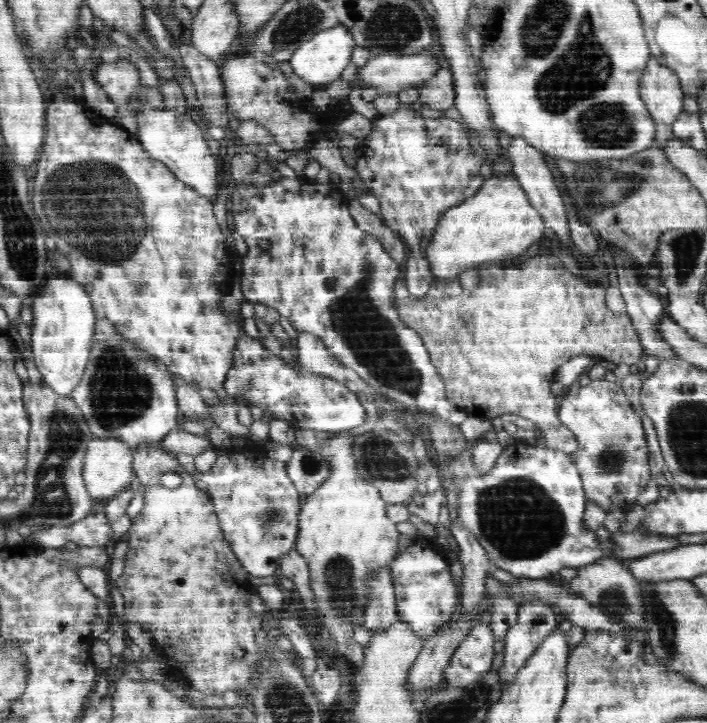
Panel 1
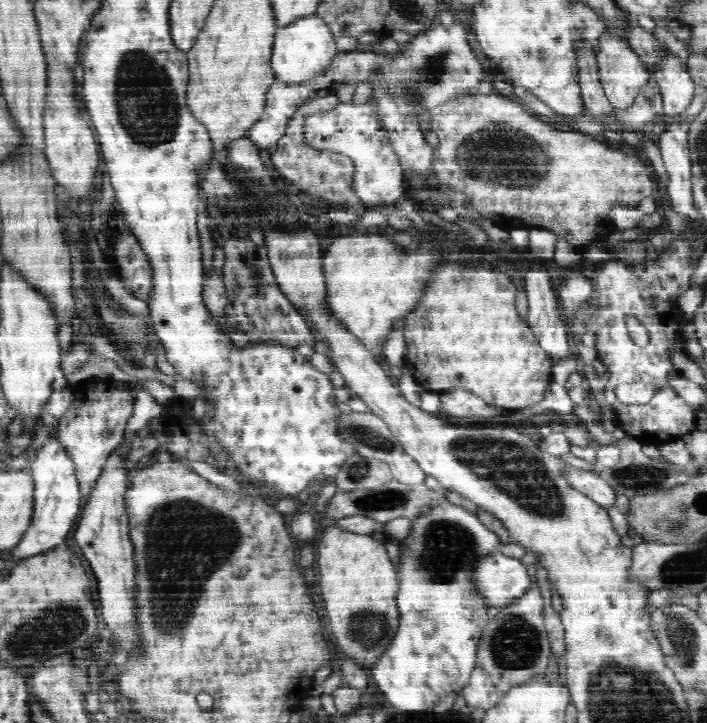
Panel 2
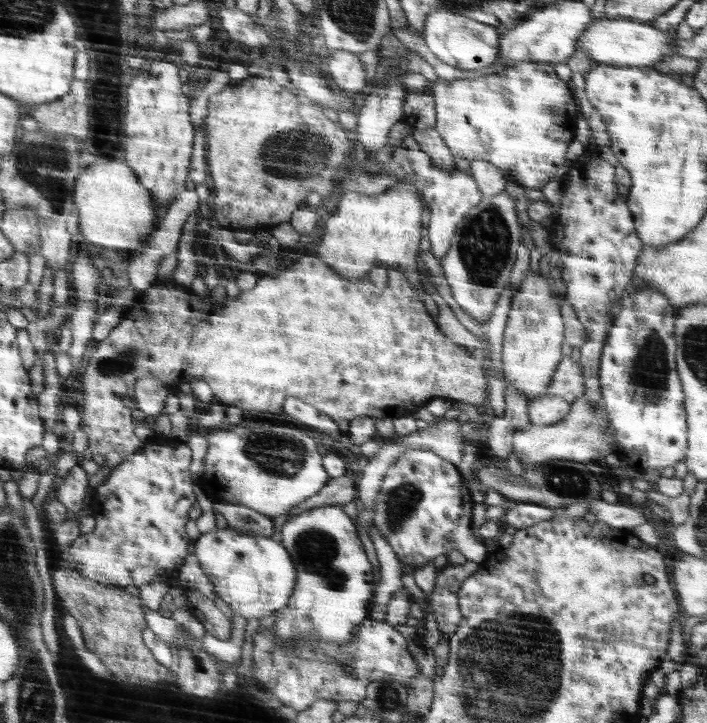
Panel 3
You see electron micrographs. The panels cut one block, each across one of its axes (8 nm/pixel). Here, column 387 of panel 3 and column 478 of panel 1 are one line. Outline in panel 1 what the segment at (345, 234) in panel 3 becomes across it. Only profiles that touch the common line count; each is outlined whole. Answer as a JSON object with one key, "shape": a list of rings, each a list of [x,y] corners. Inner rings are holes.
{"shape":[[[494,173],[474,196],[444,211],[426,248],[426,260],[438,280],[457,281],[462,272],[478,269],[490,260],[526,253],[530,244],[541,240],[544,229],[542,216],[530,204],[515,175]]]}

